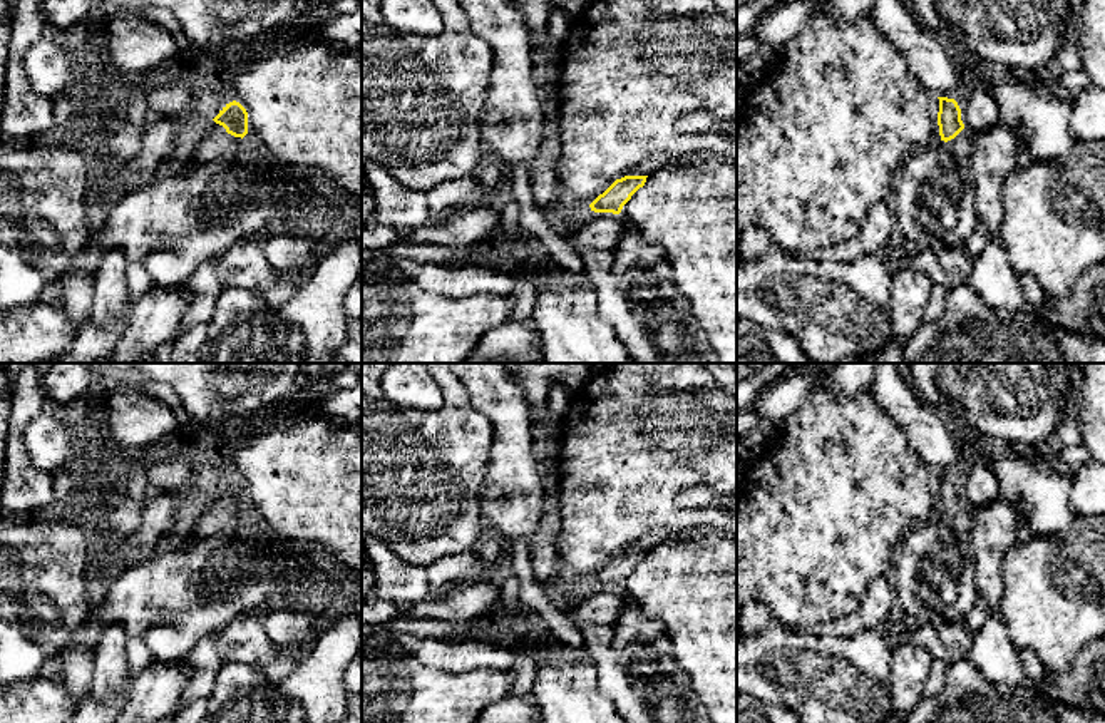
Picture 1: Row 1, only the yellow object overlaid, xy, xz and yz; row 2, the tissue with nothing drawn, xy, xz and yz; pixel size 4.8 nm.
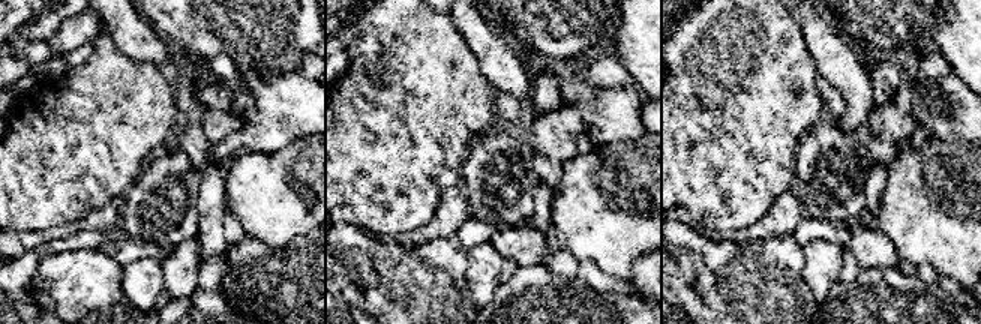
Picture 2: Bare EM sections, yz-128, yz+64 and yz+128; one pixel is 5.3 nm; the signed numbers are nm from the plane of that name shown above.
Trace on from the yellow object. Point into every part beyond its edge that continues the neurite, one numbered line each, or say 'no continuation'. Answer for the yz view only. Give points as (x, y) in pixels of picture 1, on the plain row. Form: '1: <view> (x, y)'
1: yz (961, 521)

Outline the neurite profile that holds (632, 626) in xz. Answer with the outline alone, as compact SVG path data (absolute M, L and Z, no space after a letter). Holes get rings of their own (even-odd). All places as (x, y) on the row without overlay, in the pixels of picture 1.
M626 596L624 611L619 614L618 623L613 626L614 641L613 646L623 648L633 643L653 644L658 638L666 634L661 621L648 619L636 601Z

